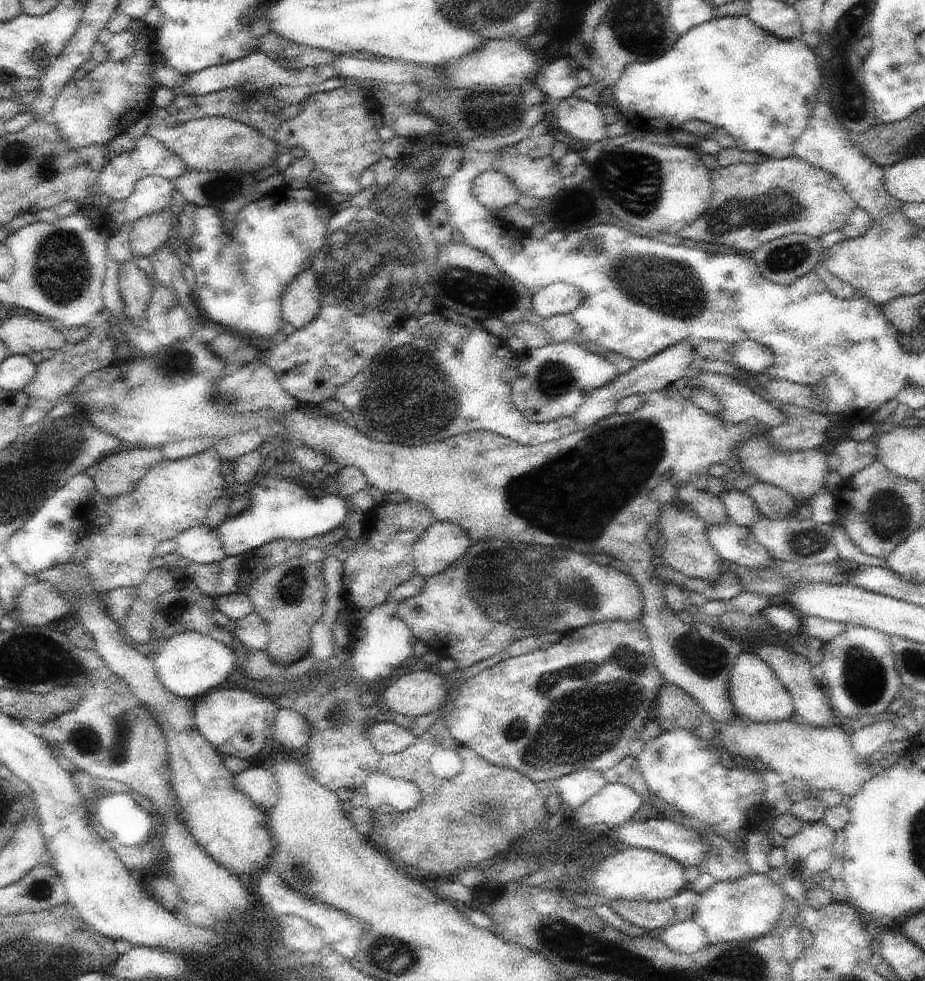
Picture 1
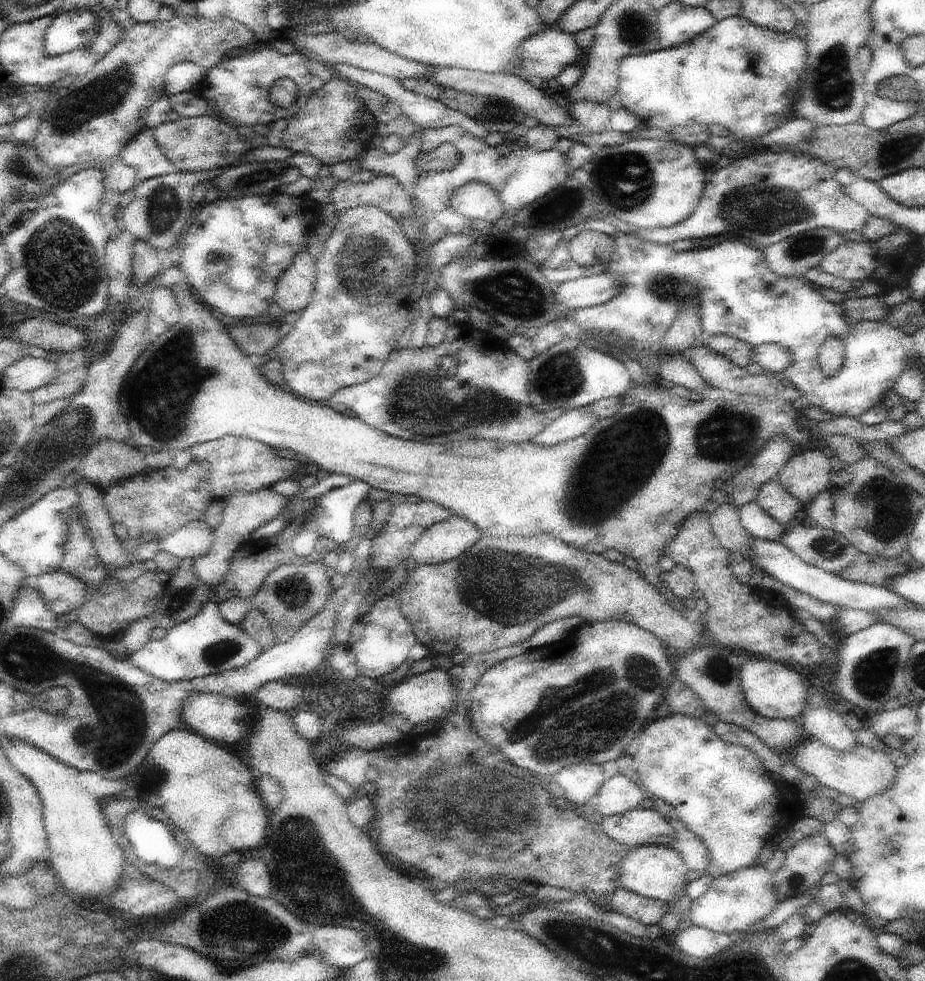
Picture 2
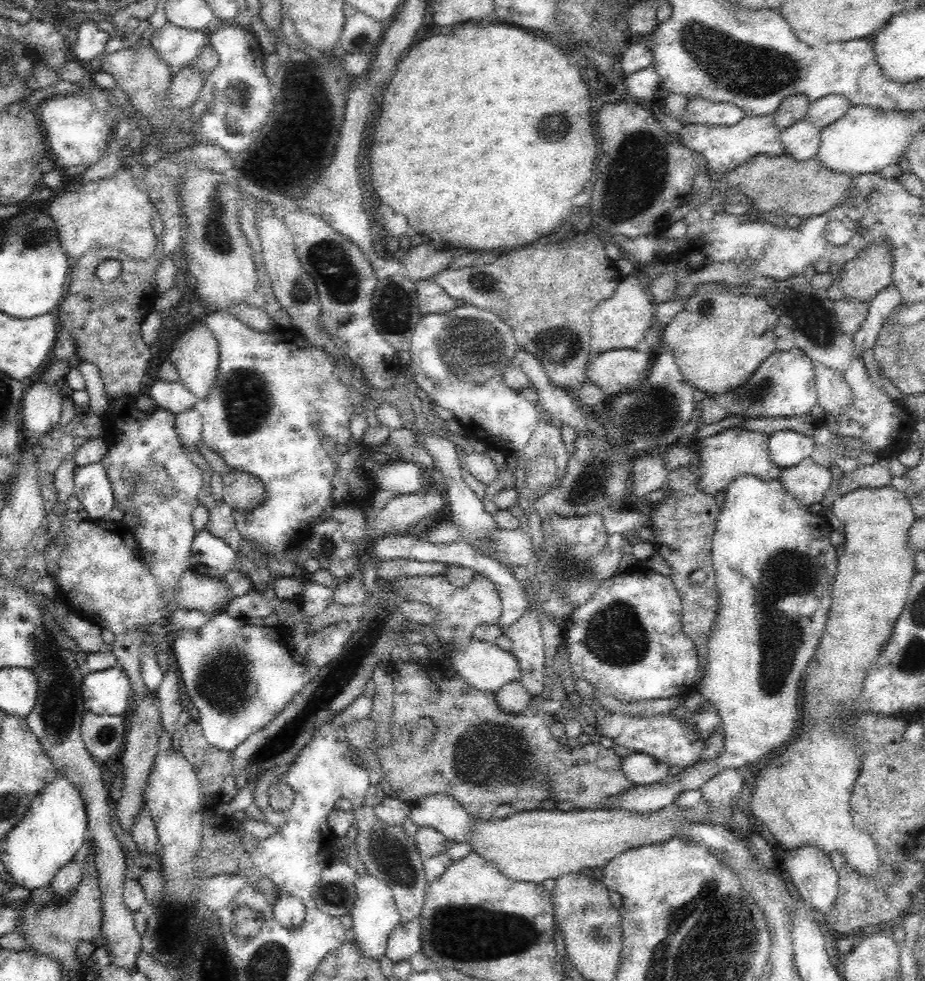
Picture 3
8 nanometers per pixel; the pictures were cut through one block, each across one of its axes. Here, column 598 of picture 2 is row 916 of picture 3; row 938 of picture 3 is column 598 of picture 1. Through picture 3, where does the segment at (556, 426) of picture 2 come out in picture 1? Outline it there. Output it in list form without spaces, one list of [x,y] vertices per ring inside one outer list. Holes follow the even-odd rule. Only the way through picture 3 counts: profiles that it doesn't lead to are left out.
[[[683,340],[659,352],[656,356],[650,357],[647,361],[643,361],[642,364],[639,363],[628,372],[618,375],[612,382],[606,384],[606,386],[593,390],[592,394],[585,397],[582,406],[580,406],[575,416],[572,417],[574,424],[584,430],[587,426],[596,424],[602,419],[616,413],[617,406],[624,397],[650,394],[654,391],[667,389],[676,380],[685,377],[687,369],[694,360],[694,350],[695,346],[689,340]]]

